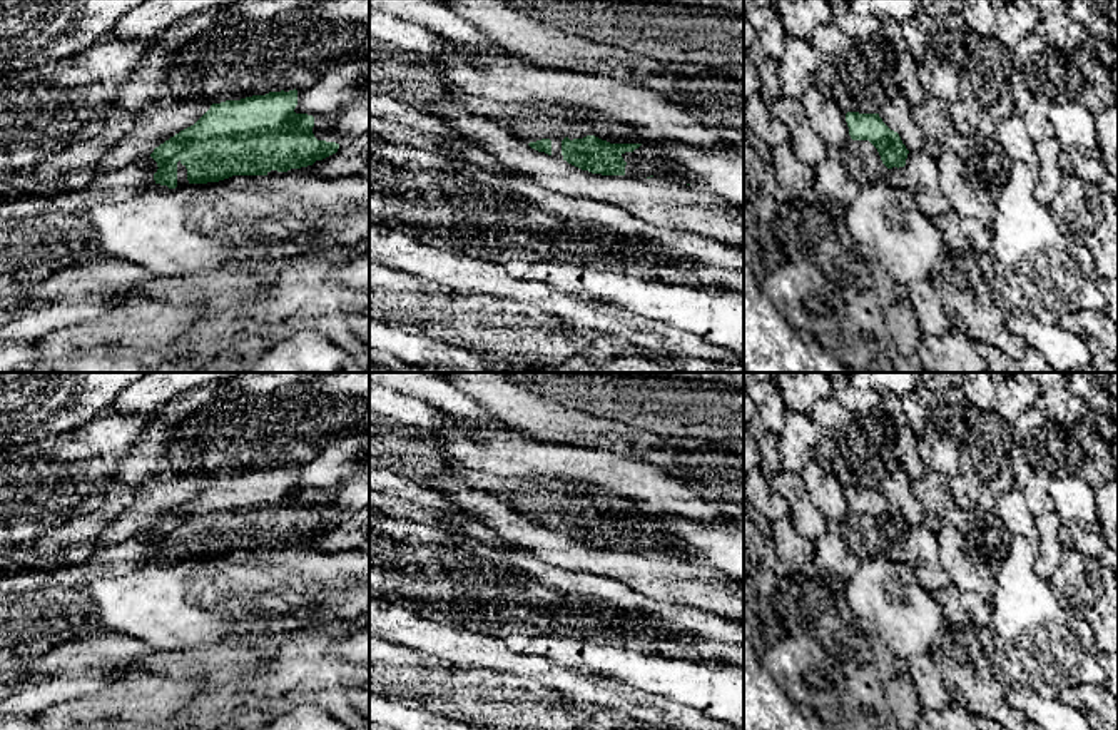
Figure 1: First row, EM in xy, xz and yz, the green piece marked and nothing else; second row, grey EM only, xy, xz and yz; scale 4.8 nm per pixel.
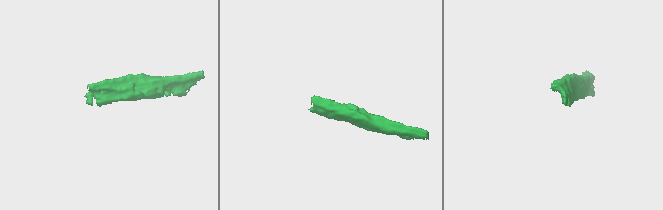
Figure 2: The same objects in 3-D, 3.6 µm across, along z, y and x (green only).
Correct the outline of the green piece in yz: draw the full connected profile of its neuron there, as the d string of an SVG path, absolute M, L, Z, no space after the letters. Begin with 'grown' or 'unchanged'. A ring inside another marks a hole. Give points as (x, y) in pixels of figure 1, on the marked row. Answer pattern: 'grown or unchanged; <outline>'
grown; M847 112L849 127L844 145L832 154L849 175L864 187L887 184L904 187L904 165L909 150L897 132L891 130L879 114Z

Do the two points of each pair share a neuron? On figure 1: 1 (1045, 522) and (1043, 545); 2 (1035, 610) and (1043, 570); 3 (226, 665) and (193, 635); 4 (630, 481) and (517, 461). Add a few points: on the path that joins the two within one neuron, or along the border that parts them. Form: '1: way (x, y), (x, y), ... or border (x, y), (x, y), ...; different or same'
1: way (1045, 527), (1045, 540); same
2: border (1033, 543), (1036, 553), (1035, 570), (1048, 580); different
3: border (239, 638), (164, 650); different
4: way (602, 473), (569, 461), (545, 461); same

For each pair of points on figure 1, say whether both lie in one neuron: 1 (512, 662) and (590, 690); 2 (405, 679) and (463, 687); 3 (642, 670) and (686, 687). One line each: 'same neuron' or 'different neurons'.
1: same neuron
2: same neuron
3: same neuron

